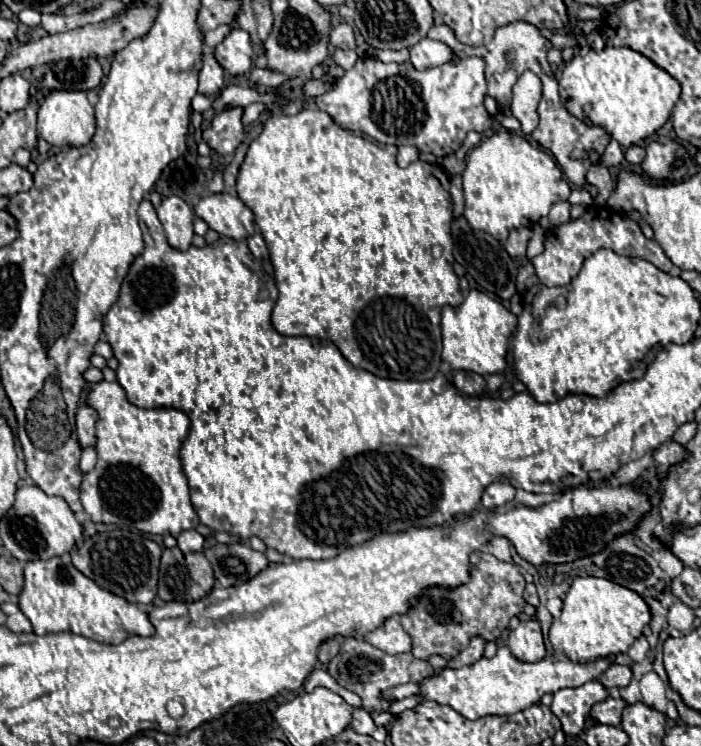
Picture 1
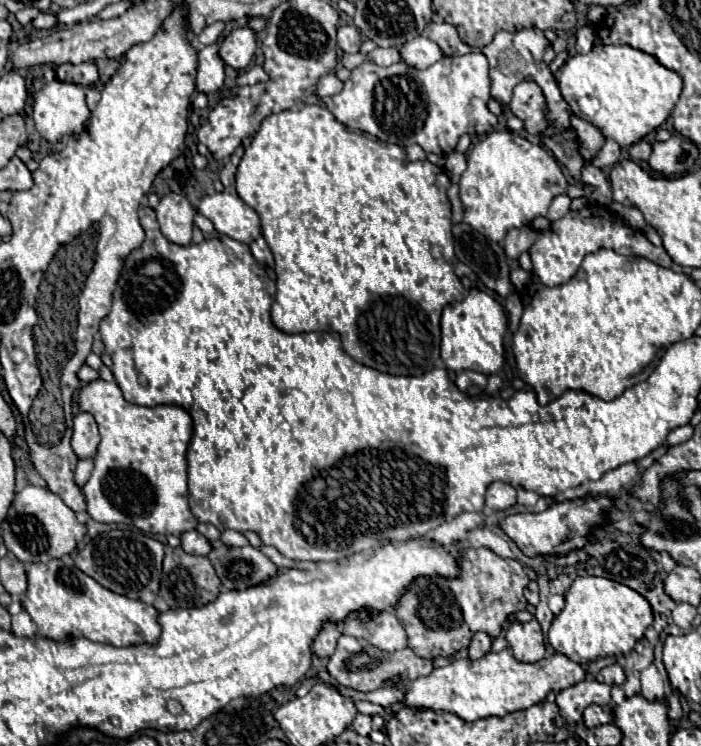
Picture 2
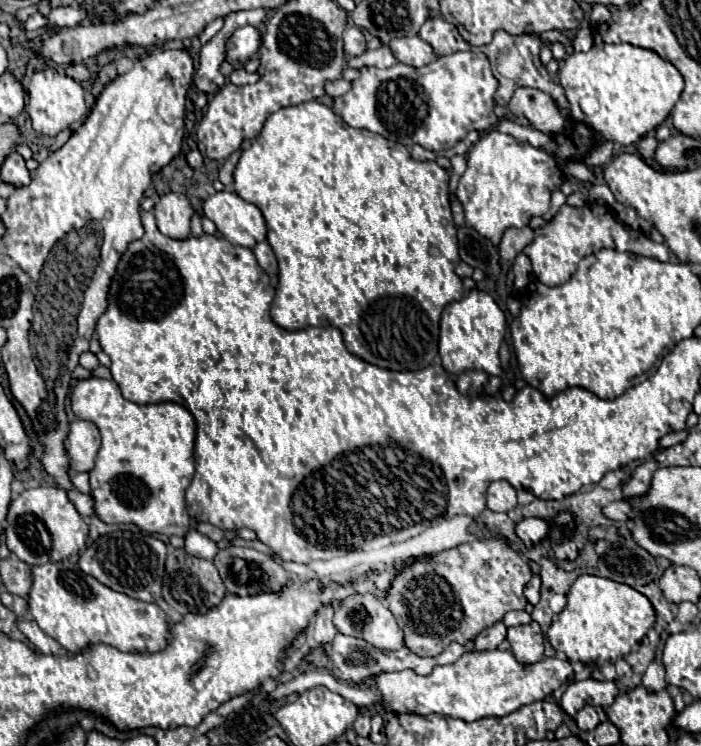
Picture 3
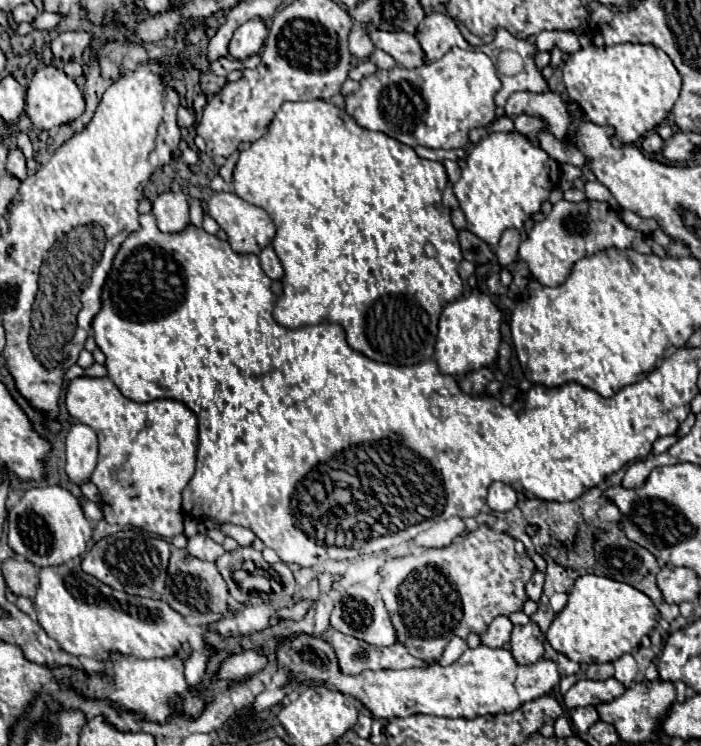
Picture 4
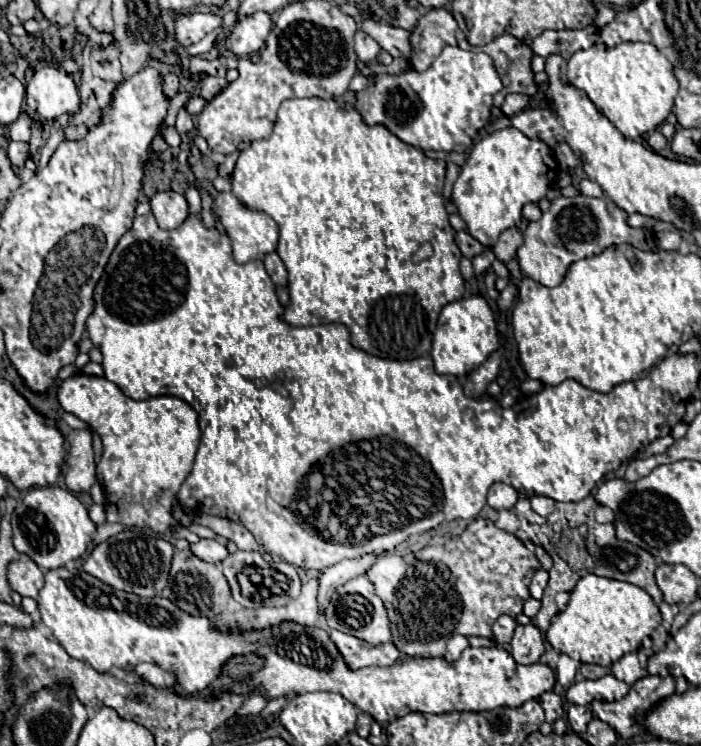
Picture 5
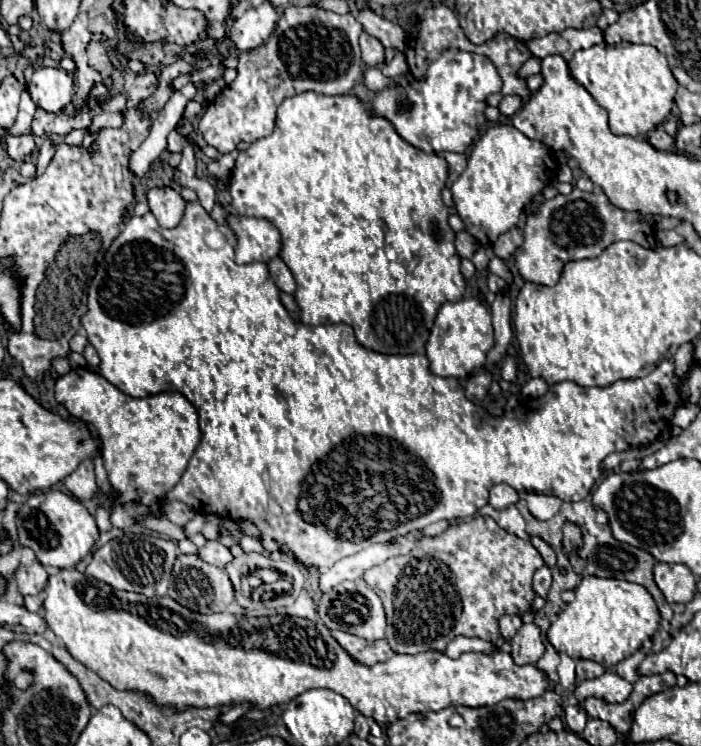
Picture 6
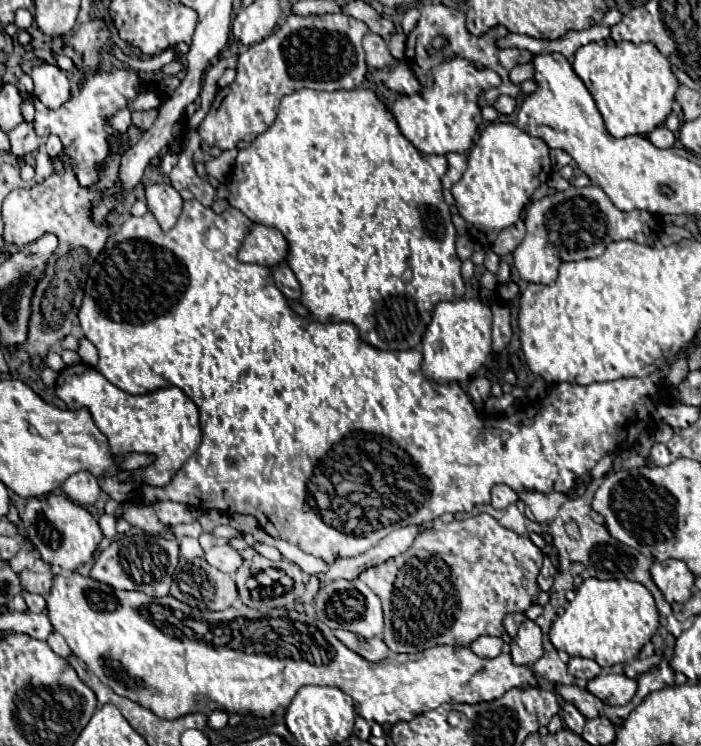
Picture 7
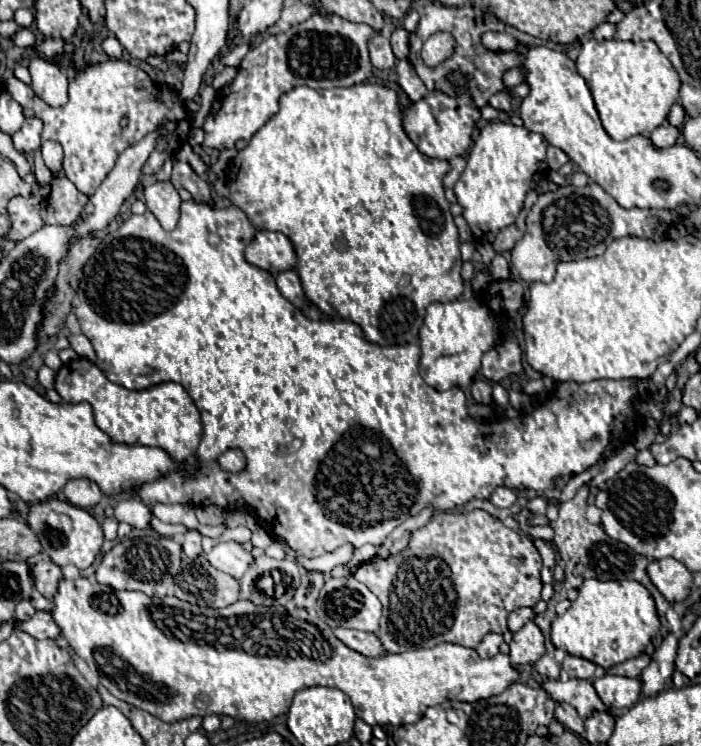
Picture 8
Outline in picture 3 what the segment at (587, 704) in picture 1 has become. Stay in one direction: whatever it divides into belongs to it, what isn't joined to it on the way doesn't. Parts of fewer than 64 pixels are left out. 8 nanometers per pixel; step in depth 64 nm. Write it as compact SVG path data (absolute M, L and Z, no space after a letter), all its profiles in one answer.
M594 678L582 680L582 682L574 682L568 686L568 690L564 692L564 696L560 698L560 706L564 708L566 714L576 716L576 712L580 708L584 708L586 704L592 706L608 706L612 704L612 700L618 696L618 686L616 682L598 682Z

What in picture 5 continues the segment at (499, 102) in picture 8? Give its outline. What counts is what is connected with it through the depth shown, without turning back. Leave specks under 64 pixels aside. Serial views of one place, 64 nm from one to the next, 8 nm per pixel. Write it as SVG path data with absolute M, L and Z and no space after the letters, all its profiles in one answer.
M508 94L506 100L504 100L504 104L502 104L502 112L508 118L512 118L516 112L522 112L528 104L530 104L528 96L524 96L524 94Z

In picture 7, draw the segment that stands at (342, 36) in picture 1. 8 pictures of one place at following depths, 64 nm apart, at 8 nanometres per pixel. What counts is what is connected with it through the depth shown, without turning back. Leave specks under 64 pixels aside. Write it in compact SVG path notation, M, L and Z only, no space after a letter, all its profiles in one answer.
M368 32L364 36L364 50L366 50L366 64L370 68L378 68L380 70L380 68L392 66L392 62L394 62L386 40L382 36L378 36L378 34Z

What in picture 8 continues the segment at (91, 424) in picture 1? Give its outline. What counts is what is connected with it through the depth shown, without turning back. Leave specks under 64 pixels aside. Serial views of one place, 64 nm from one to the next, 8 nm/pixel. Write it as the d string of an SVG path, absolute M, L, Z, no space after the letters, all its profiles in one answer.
M70 480L66 486L64 486L64 496L66 500L72 504L72 506L78 506L78 508L92 508L94 504L100 502L102 498L102 492L96 484L92 484L90 480Z

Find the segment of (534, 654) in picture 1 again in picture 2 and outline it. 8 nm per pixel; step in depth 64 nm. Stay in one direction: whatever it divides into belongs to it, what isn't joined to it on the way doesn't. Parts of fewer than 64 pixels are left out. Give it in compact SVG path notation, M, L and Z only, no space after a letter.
M530 620L526 624L510 624L506 628L506 640L520 662L538 662L544 658L544 642L542 642L542 630L536 620Z

